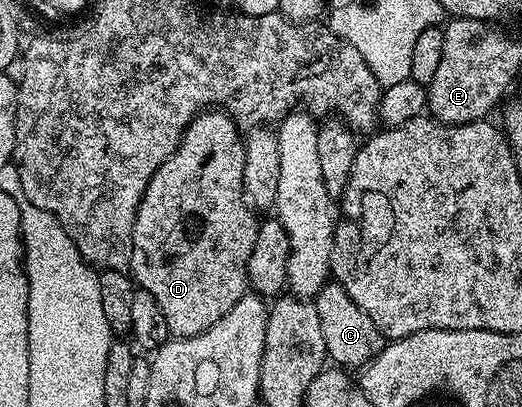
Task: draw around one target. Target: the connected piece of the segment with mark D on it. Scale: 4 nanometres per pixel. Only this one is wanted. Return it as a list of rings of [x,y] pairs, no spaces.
[[[225,111],[200,113],[195,117],[194,122],[186,128],[186,134],[182,136],[182,141],[178,144],[178,150],[172,155],[168,155],[168,159],[159,167],[156,175],[152,175],[142,196],[132,231],[132,263],[129,272],[132,274],[137,288],[148,291],[148,295],[152,295],[152,299],[156,299],[156,304],[160,306],[160,312],[164,314],[164,320],[168,323],[170,332],[175,338],[195,337],[208,331],[208,327],[212,327],[212,323],[224,319],[224,315],[228,315],[228,311],[232,311],[232,307],[236,307],[238,300],[247,296],[246,264],[248,263],[248,255],[252,255],[252,246],[256,244],[260,221],[259,218],[254,218],[257,217],[255,210],[251,209],[250,203],[246,199],[246,193],[242,189],[245,154],[246,143],[243,134],[240,132],[238,124]]]

